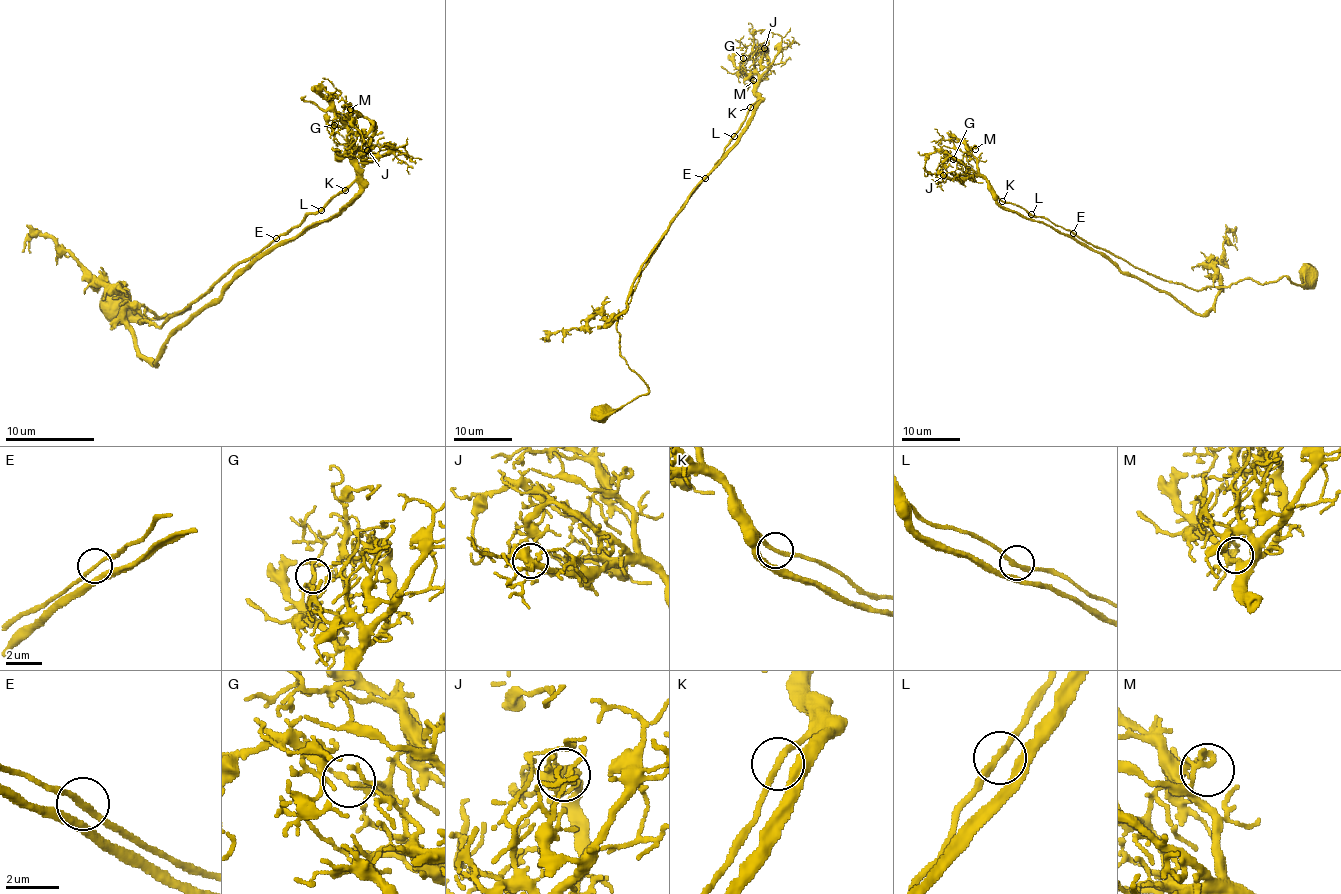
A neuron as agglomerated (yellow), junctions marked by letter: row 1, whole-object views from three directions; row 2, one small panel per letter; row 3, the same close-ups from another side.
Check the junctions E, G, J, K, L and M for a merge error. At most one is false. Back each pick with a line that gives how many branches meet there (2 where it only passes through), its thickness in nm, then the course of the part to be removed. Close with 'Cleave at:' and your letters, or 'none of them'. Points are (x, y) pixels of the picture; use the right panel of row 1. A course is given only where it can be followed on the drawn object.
Cleave at: none of them

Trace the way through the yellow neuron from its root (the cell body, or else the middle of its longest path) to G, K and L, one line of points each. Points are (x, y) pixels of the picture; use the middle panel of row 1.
G: (601, 416), (649, 391), (620, 355), (617, 319), (672, 219), (757, 99), (757, 74), (743, 66), (743, 58)
K: (601, 416), (649, 391), (620, 355), (617, 319), (662, 235), (721, 157), (750, 107)
L: (601, 416), (620, 410), (649, 391), (620, 355), (617, 319), (672, 219), (734, 136)

